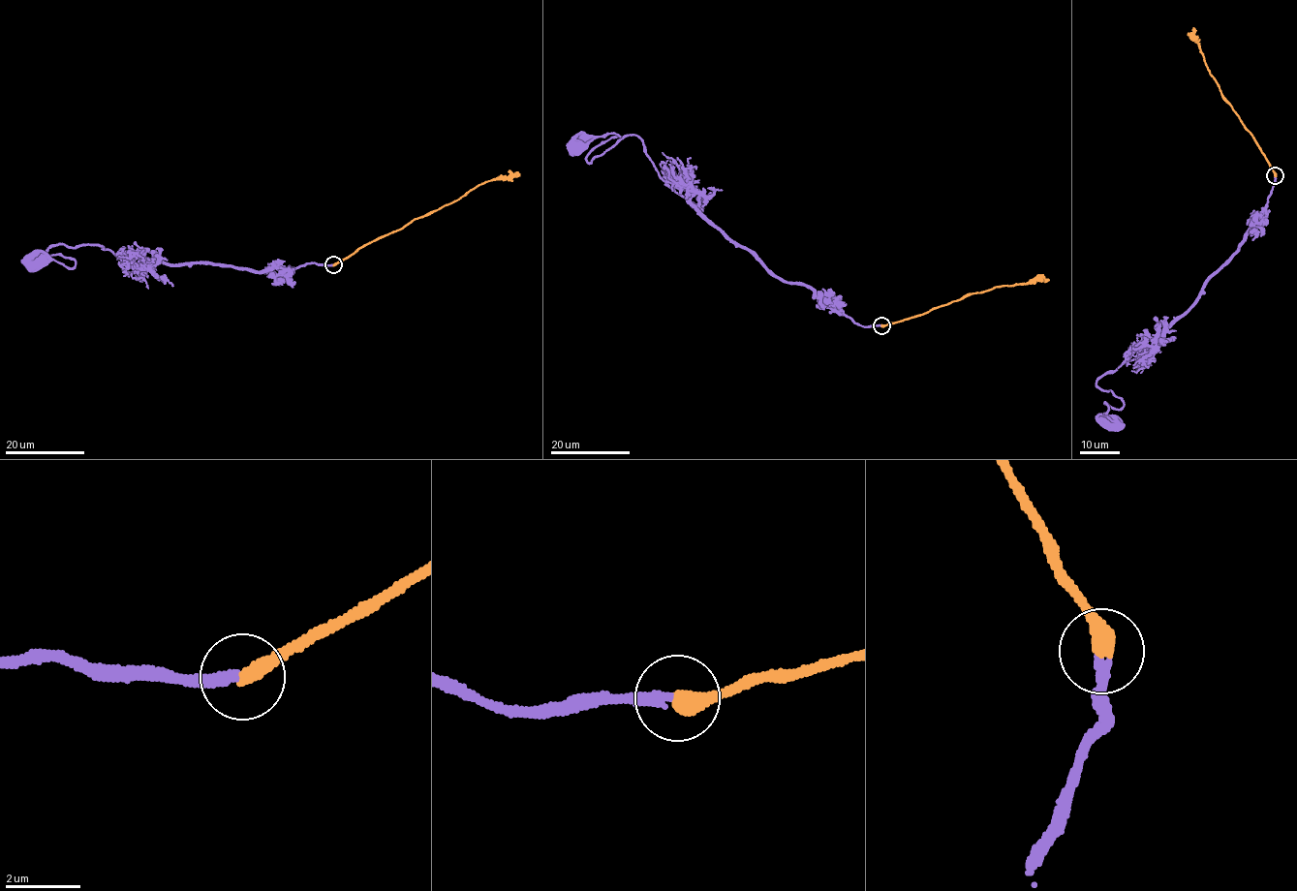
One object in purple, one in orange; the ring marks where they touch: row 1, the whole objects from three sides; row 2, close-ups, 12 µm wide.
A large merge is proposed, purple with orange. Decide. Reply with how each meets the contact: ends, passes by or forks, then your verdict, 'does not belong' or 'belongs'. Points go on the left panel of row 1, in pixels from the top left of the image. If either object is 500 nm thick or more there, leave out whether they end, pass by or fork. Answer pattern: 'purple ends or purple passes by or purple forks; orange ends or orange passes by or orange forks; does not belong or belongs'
purple ends; orange ends; belongs

